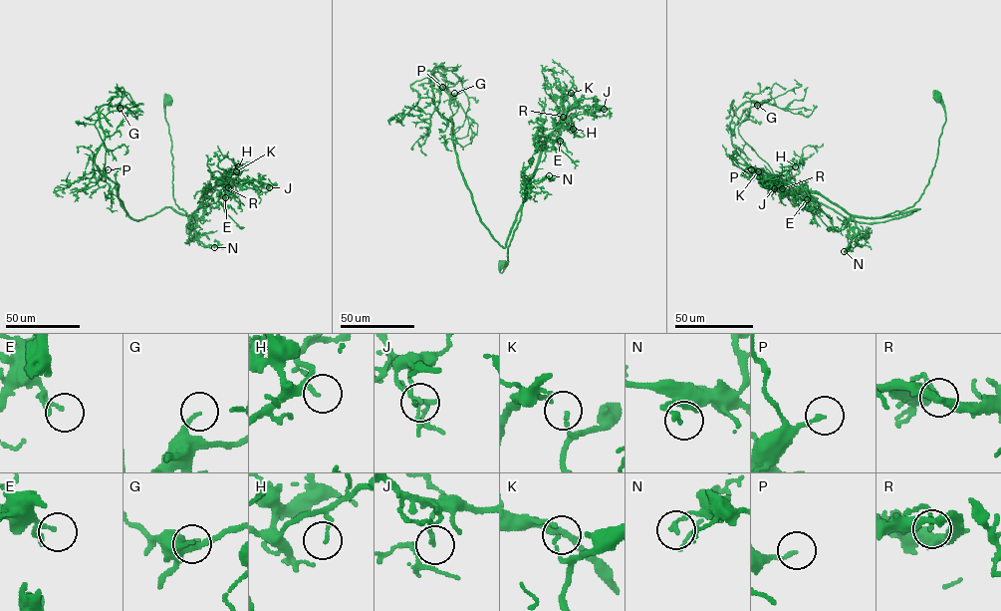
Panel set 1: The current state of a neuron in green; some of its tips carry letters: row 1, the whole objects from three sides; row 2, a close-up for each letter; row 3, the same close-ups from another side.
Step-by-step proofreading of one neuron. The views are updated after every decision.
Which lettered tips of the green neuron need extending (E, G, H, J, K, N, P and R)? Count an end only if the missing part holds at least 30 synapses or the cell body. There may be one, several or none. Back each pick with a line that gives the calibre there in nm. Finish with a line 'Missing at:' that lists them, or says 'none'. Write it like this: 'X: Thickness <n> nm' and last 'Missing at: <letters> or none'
Missing at: none

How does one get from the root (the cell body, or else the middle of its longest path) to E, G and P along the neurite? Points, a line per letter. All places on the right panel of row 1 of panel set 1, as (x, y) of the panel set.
E: (937, 97), (945, 122), (928, 184), (911, 206), (864, 218), (819, 193), (806, 190), (807, 199)
G: (937, 97), (945, 122), (928, 184), (878, 218), (919, 208), (872, 223), (747, 163), (730, 123), (757, 105)
P: (937, 97), (945, 122), (928, 184), (911, 206), (878, 218), (919, 208), (905, 216), (858, 222), (751, 169)

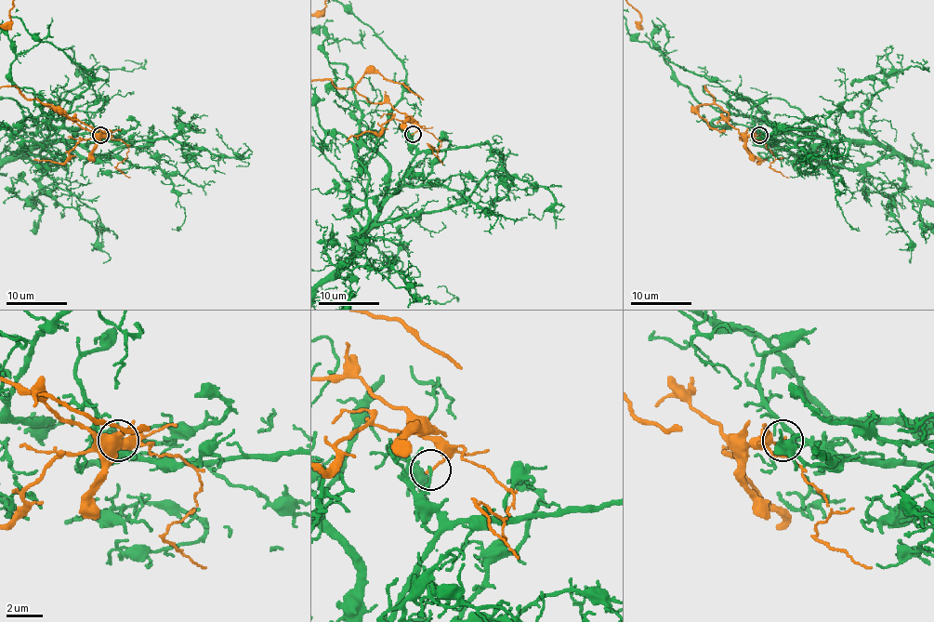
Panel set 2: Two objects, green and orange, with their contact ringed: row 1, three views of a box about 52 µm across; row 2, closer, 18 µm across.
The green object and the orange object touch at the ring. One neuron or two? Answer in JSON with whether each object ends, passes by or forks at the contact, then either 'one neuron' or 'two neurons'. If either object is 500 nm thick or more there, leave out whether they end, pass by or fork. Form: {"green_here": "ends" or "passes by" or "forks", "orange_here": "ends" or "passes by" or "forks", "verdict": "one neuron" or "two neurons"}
{"green_here": "ends", "orange_here": "ends", "verdict": "two neurons"}

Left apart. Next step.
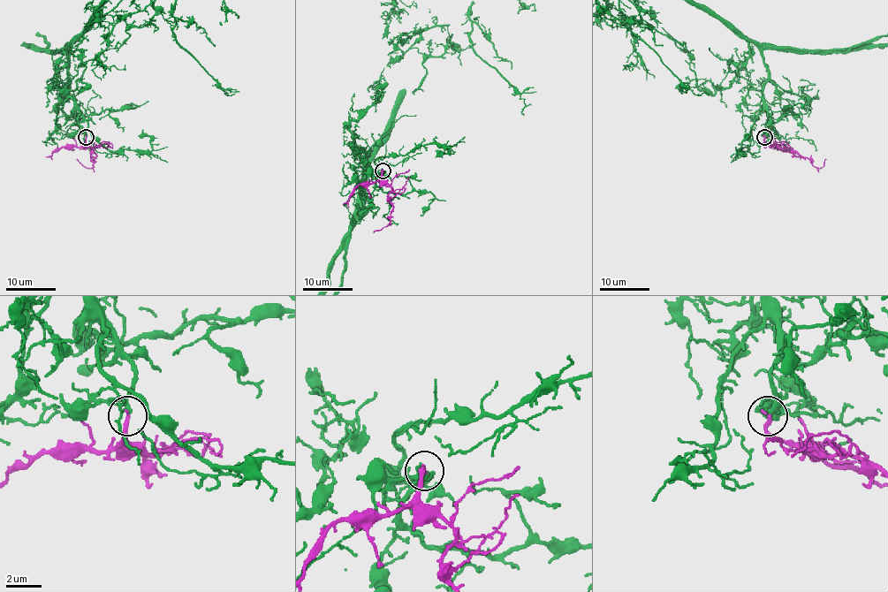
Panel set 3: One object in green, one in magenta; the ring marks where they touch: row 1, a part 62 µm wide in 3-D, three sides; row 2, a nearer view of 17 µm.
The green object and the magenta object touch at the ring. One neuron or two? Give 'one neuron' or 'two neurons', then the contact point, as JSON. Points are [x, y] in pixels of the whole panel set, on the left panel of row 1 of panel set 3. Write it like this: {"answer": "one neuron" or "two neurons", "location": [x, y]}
{"answer": "one neuron", "location": [86, 137]}

